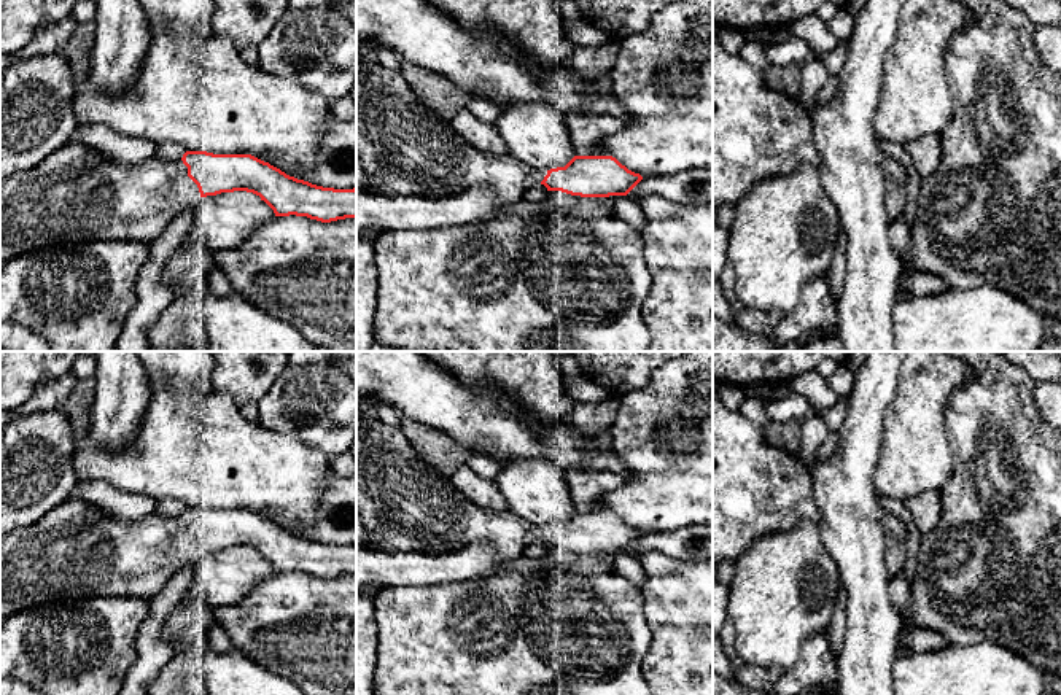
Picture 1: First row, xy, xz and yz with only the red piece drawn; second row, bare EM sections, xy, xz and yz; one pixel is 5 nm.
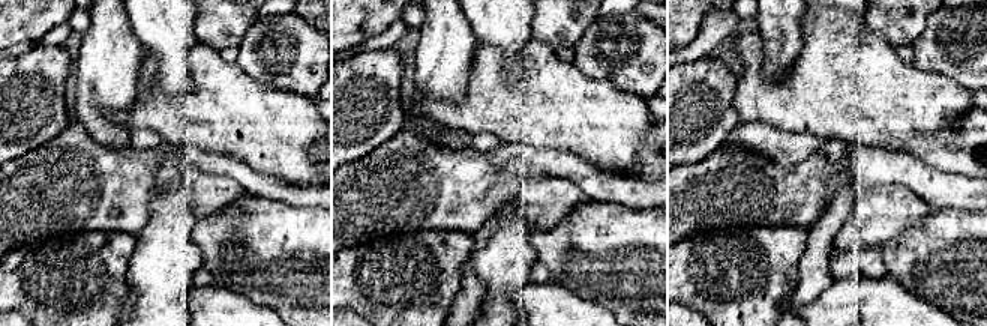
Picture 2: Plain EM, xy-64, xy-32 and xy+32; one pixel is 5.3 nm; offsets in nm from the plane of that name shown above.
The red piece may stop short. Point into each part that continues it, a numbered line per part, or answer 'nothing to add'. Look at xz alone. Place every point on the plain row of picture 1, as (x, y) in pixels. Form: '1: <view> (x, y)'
1: xz (406, 504)

